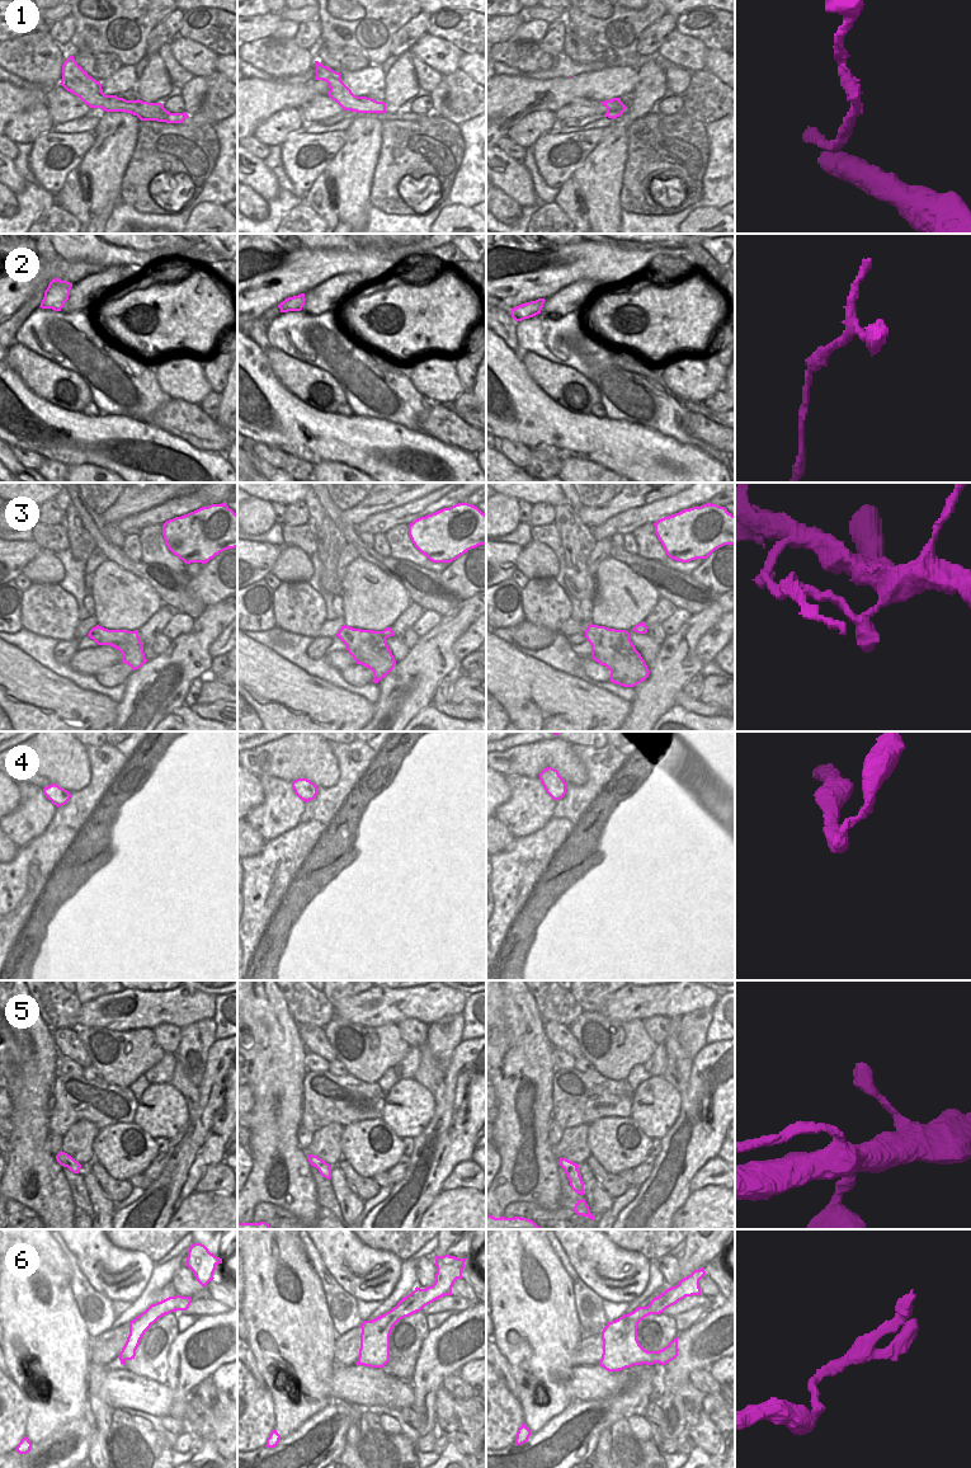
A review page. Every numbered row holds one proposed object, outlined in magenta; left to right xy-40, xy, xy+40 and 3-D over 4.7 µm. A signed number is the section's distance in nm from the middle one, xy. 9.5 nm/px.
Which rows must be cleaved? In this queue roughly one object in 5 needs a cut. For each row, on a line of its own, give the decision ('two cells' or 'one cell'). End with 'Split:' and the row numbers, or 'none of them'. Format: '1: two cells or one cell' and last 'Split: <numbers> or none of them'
1: one cell
2: one cell
3: two cells
4: one cell
5: two cells
6: one cell
Split: 3, 5

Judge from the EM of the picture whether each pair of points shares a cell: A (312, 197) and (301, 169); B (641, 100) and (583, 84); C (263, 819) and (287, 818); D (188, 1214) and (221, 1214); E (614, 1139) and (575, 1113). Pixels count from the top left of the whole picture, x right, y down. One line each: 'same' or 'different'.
A: different
B: different
C: same
D: same
E: different

